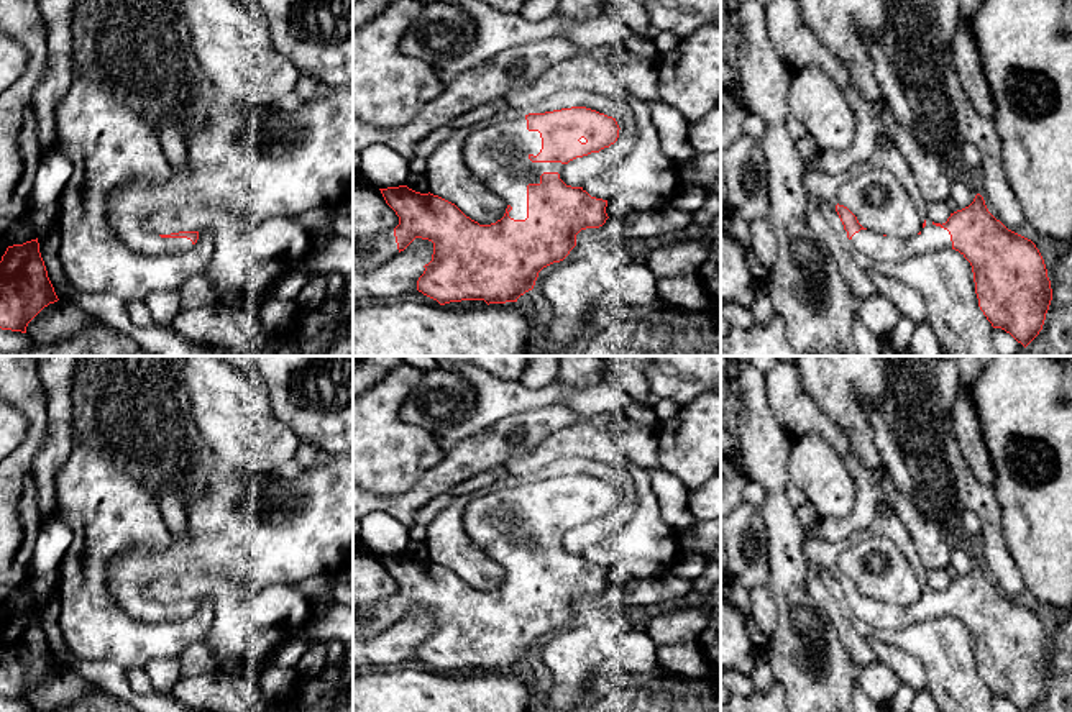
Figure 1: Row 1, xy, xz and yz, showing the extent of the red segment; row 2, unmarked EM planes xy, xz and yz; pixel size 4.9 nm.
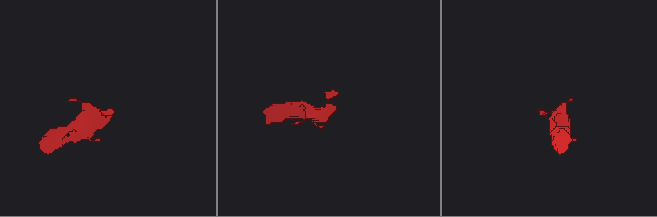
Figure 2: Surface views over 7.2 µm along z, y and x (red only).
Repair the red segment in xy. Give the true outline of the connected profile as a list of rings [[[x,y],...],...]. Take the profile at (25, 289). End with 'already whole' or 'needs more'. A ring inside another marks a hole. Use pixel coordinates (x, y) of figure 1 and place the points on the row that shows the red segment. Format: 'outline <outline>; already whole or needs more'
outline [[[38,238],[8,246],[0,261],[0,328],[26,333],[28,323],[57,300]]]; already whole

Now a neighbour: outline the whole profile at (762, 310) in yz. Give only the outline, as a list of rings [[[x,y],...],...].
[[[758,287],[757,294],[755,294],[754,307],[752,307],[752,315],[754,315],[755,322],[768,323],[773,312],[775,310],[772,307],[768,290]]]

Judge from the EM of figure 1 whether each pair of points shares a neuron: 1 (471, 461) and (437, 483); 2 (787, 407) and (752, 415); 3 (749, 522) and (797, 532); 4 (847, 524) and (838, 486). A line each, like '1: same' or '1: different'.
1: same
2: different
3: different
4: different

